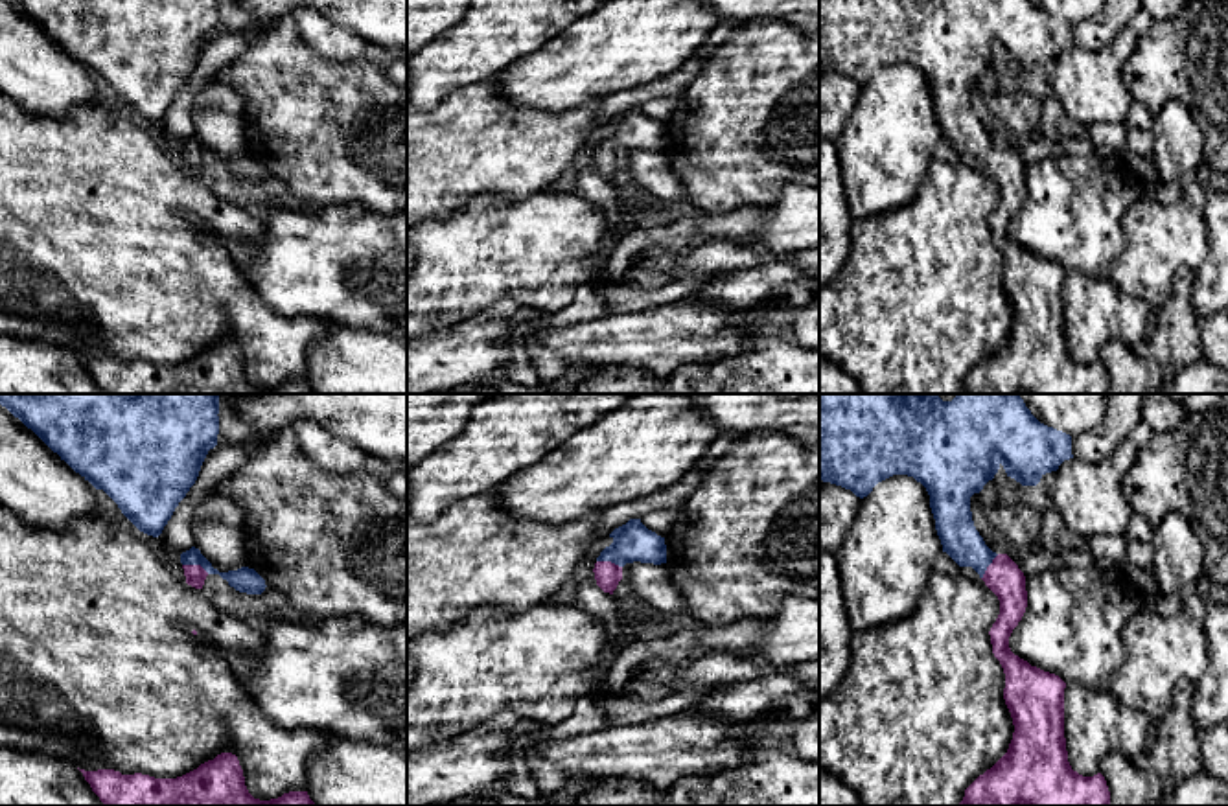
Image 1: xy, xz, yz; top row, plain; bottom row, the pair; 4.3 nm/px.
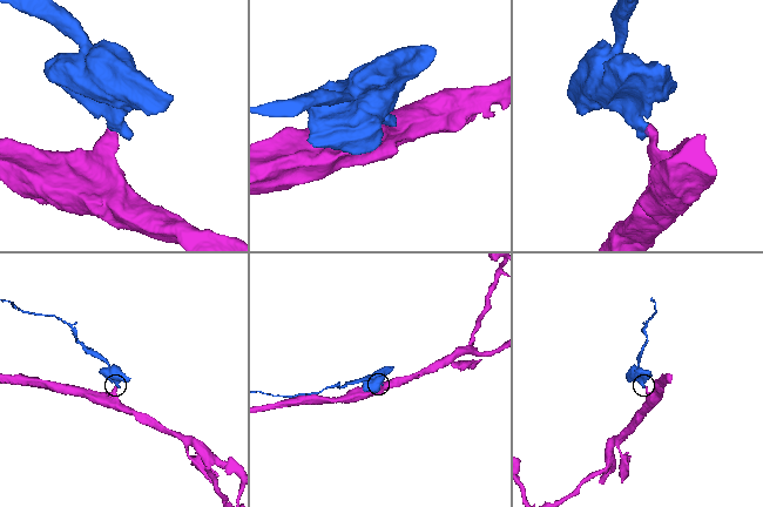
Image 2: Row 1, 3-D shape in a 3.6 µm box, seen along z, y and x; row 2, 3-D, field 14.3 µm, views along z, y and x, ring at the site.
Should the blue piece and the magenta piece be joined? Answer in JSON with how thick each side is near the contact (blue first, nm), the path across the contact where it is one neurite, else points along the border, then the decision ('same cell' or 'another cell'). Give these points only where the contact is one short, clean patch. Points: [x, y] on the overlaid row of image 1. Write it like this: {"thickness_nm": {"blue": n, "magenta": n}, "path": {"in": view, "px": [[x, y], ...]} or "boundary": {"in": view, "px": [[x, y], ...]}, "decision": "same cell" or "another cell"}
{"thickness_nm": {"blue": 110, "magenta": 90}, "path": {"in": "xy", "px": [[247, 580], [225, 576], [196, 564], [196, 575]]}, "decision": "same cell"}

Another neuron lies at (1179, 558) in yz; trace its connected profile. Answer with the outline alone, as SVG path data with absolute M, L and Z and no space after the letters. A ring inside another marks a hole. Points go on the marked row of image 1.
M1167 512L1153 532L1151 569L1160 594L1187 591L1204 570L1200 537L1180 512Z

